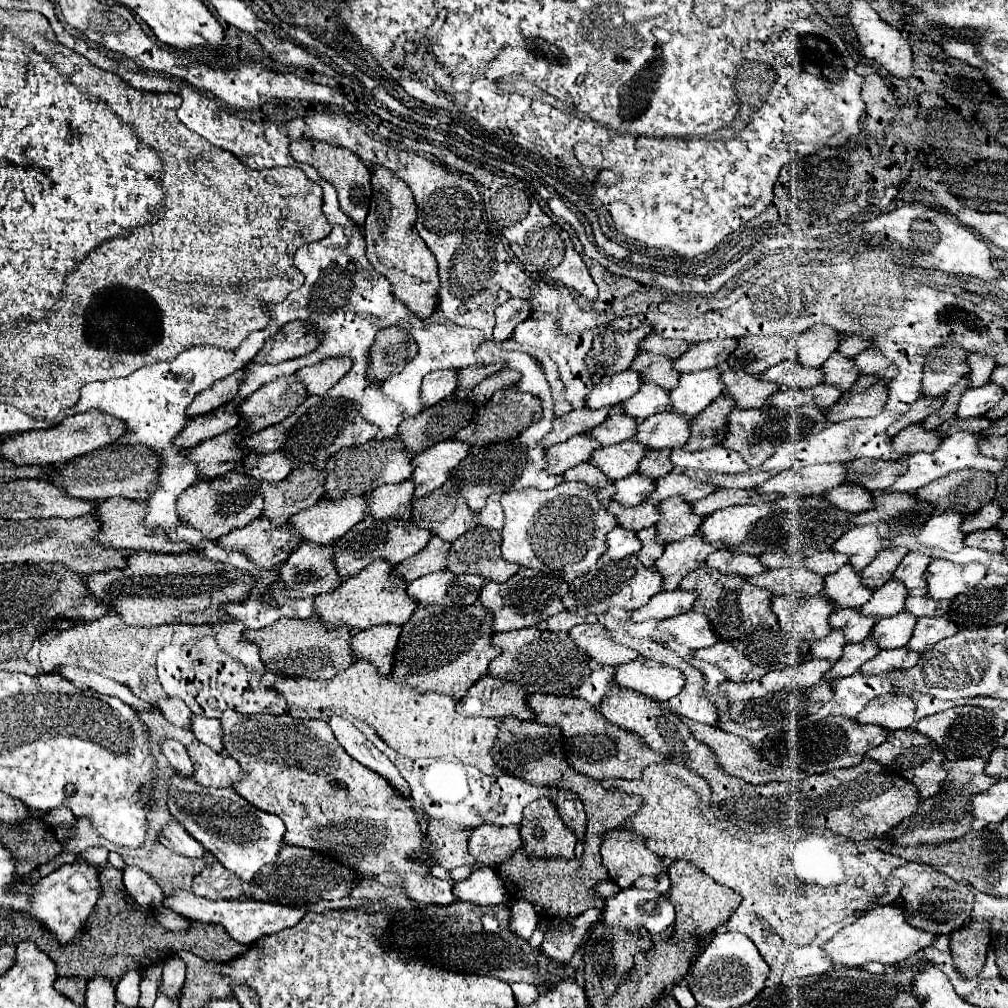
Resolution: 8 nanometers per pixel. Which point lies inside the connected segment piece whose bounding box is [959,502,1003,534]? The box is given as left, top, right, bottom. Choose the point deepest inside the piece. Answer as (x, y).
(987, 517)

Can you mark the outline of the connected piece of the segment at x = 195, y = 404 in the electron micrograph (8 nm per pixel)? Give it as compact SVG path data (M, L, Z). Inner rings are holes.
M237 370L235 374L223 378L223 380L217 380L211 388L199 392L195 396L195 400L191 402L191 406L185 410L185 414L189 418L195 418L195 416L201 416L201 414L207 414L227 402L233 400L233 396L237 394L237 386L239 386L239 380L243 378L243 370Z

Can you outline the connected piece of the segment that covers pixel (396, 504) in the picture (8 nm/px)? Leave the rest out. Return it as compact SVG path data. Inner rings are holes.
M405 480L373 490L367 496L367 512L377 520L409 520L413 504L413 482Z

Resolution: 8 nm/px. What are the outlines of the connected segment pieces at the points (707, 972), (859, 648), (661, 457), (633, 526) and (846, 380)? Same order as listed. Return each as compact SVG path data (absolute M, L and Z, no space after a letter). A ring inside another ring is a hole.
M717 932L691 968L689 988L693 996L737 996L737 1006L745 1006L765 988L767 976L769 966L747 936L739 932ZM705 980L711 982L707 984Z
M865 638L859 644L847 644L843 648L843 656L831 666L831 670L823 676L827 682L837 682L839 678L845 678L861 668L863 662L873 658L879 652L877 644L871 638Z
M649 450L643 460L639 462L637 474L645 474L651 480L657 480L661 476L665 476L667 472L671 472L673 464L669 460L669 452L671 450Z
M611 500L605 508L609 514L613 514L617 518L617 524L627 530L639 532L657 522L657 504L651 504L651 502L643 502L637 506L625 508L625 506L617 506L617 502Z
M833 352L829 360L821 366L823 384L837 386L841 392L847 392L851 384L859 378L857 370L853 370L853 358L845 358L839 352Z

